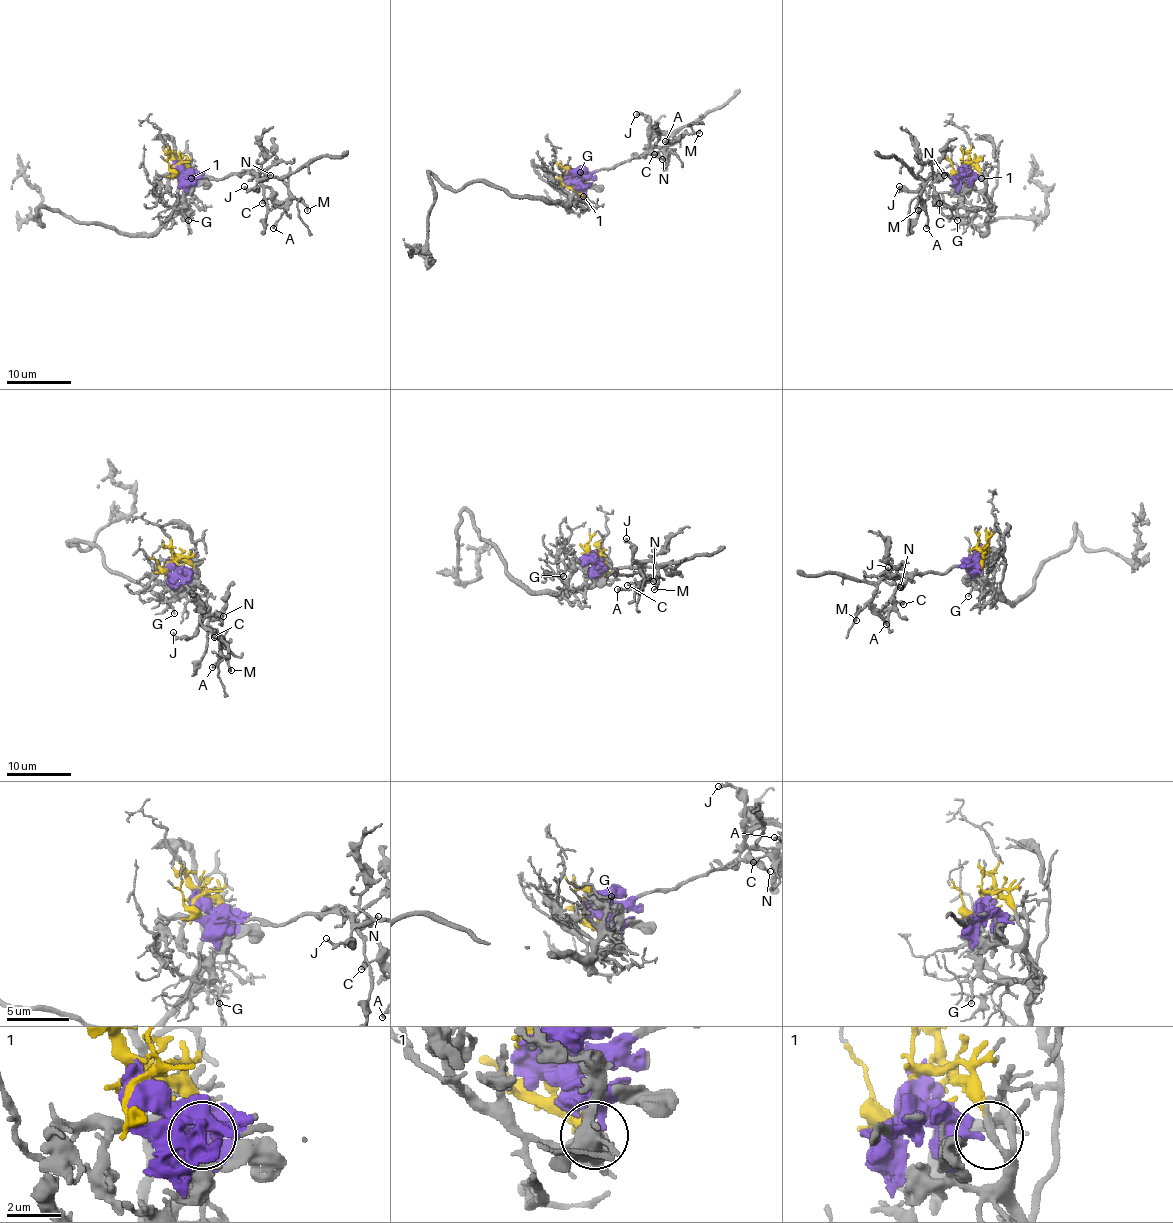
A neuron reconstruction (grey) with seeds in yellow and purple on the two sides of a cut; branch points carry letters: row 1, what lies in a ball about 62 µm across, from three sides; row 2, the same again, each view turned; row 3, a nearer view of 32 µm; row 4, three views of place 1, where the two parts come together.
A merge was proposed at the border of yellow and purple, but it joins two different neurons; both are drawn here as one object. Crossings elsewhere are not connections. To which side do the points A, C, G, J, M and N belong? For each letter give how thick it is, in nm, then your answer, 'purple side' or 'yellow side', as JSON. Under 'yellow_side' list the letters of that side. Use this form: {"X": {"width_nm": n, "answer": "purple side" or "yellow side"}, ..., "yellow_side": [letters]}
{"A": {"width_nm": 220, "answer": "purple side"}, "C": {"width_nm": 240, "answer": "purple side"}, "G": {"width_nm": 160, "answer": "yellow side"}, "J": {"width_nm": 220, "answer": "purple side"}, "M": {"width_nm": 200, "answer": "purple side"}, "N": {"width_nm": 280, "answer": "purple side"}, "yellow_side": ["G"]}

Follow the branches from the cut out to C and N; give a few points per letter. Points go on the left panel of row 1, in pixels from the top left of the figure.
C: (175, 168), (208, 178), (251, 173), (271, 191), (261, 202)
N: (175, 168), (208, 178), (240, 173), (266, 178), (271, 175)

